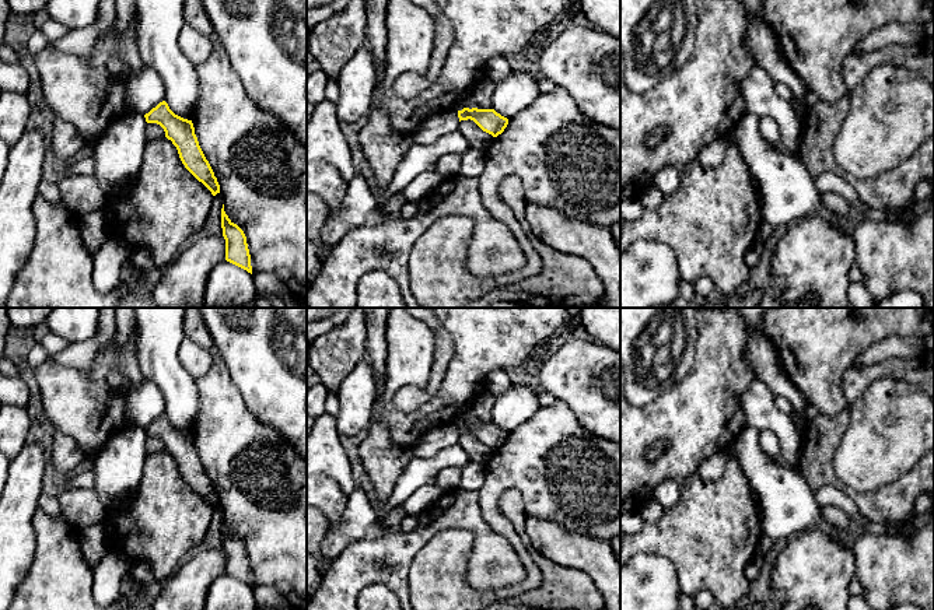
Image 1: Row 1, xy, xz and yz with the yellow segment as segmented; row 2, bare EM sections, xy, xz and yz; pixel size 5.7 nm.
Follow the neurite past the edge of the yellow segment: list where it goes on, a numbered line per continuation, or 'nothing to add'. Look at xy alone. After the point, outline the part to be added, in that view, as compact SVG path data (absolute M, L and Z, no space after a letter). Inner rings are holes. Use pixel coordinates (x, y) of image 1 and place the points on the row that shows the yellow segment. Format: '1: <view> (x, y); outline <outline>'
nothing to add

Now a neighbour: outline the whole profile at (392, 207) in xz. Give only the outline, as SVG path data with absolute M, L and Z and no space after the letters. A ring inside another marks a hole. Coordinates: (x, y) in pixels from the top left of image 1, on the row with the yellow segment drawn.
M398 192L385 203L382 208L379 208L379 213L382 214L384 220L398 218L400 217L400 208L405 203L405 197L400 192Z

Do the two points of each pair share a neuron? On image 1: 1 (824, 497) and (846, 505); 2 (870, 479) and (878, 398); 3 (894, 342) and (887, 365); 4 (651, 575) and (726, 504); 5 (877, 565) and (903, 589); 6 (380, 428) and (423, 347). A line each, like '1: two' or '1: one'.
1: one
2: one
3: two
4: two
5: one
6: two

